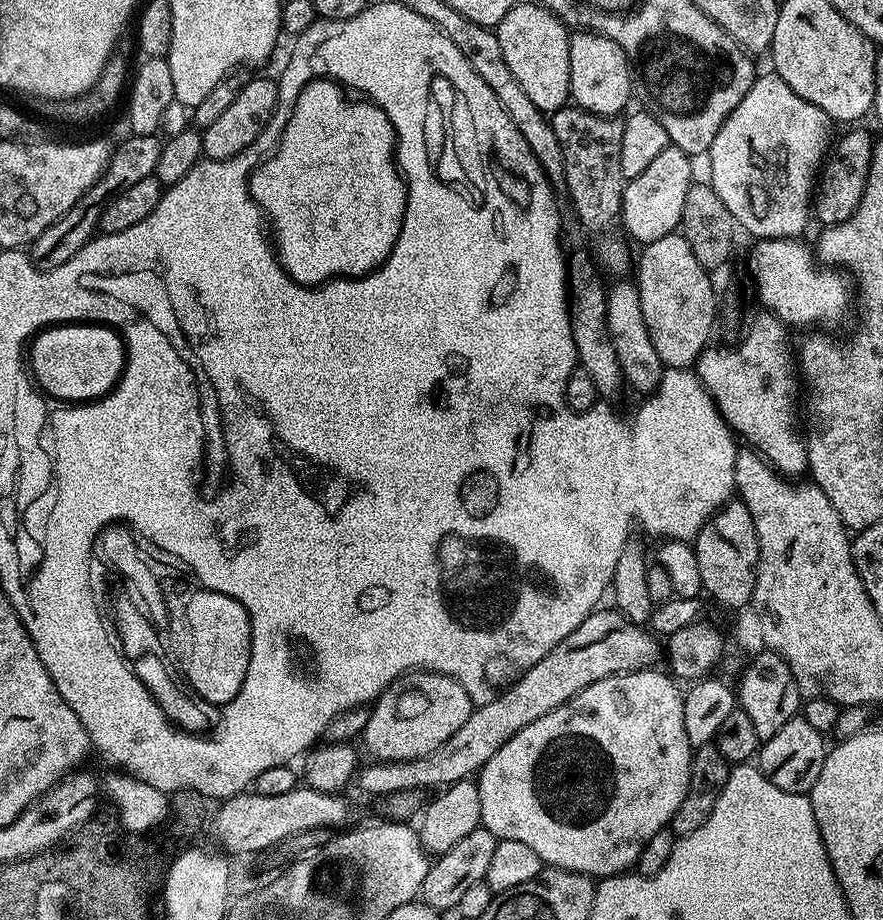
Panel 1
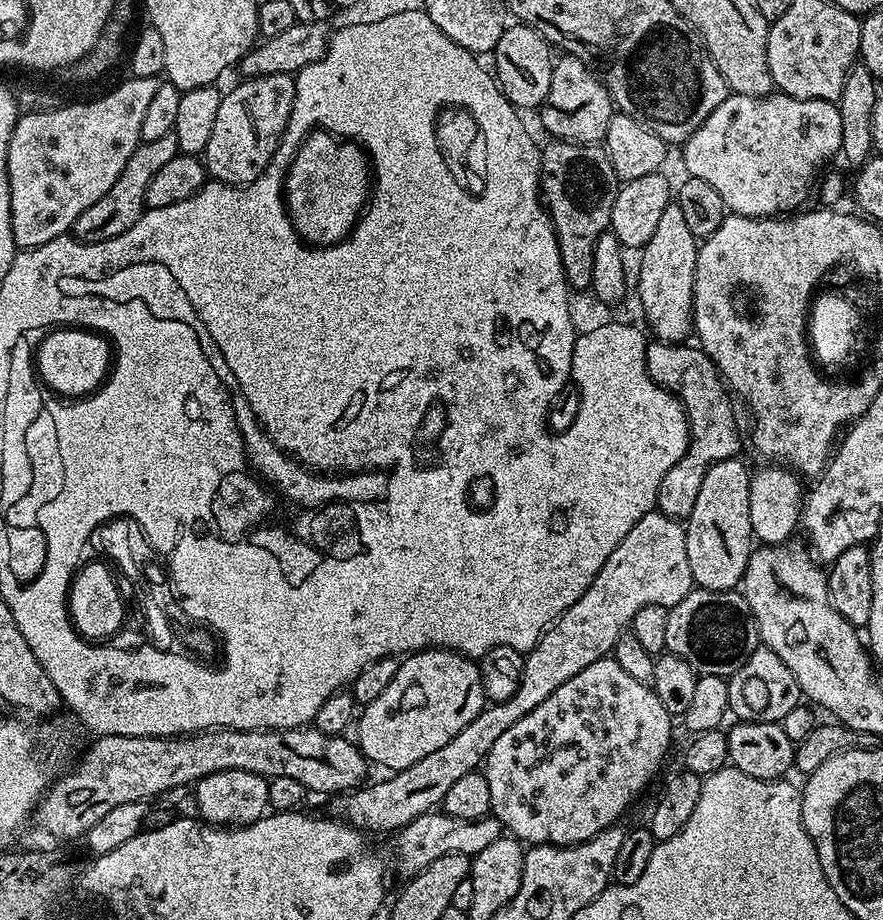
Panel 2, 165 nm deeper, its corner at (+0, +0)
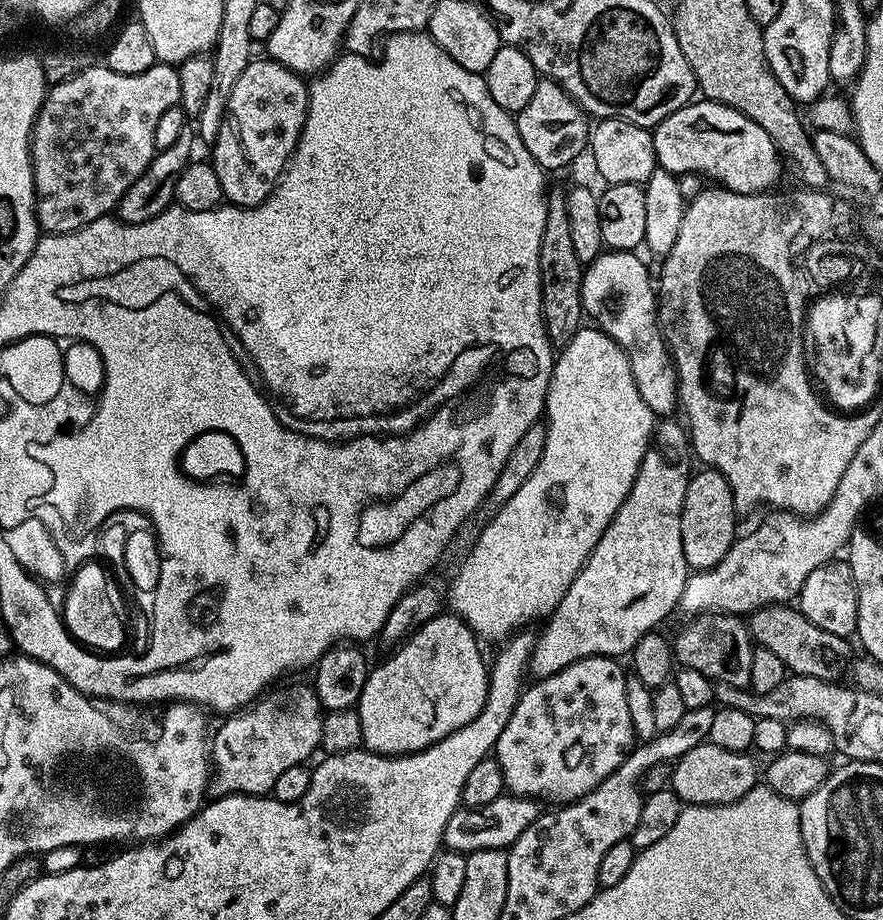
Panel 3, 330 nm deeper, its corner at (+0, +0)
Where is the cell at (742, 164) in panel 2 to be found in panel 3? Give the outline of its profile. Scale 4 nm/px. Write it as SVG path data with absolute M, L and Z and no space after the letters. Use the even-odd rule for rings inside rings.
M707 98L697 99L695 102L689 102L686 106L674 110L674 114L670 114L670 118L662 118L662 122L651 129L651 133L657 165L668 172L695 174L738 194L767 192L779 185L776 183L780 180L782 157L774 146L770 134L766 134L766 130L762 130L762 126L758 126L758 122L750 122L750 118L746 118L746 114L742 114L730 106Z

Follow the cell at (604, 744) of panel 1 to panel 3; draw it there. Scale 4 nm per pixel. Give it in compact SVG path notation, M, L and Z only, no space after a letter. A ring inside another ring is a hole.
M611 656L582 658L578 662L566 666L566 670L558 670L558 674L550 674L550 678L529 683L521 691L520 700L514 706L514 714L510 714L510 722L506 722L506 730L502 730L494 749L494 759L498 762L498 766L502 766L505 789L511 795L528 796L537 802L549 800L549 805L563 806L572 803L573 800L580 800L586 794L593 792L607 776L614 774L614 770L618 770L618 766L622 766L622 762L637 743L637 738L634 734L634 726L630 722L630 710L626 707L626 686L624 685L626 672L625 669L624 672L620 669L620 663L619 659Z

